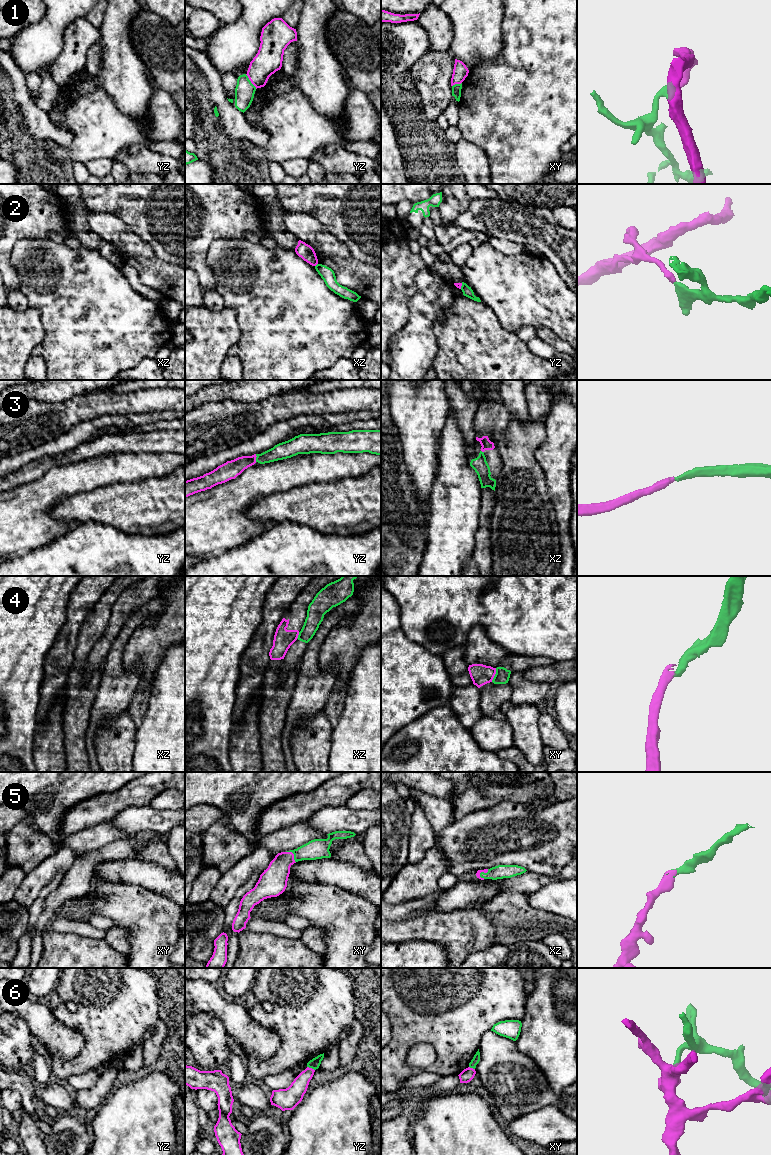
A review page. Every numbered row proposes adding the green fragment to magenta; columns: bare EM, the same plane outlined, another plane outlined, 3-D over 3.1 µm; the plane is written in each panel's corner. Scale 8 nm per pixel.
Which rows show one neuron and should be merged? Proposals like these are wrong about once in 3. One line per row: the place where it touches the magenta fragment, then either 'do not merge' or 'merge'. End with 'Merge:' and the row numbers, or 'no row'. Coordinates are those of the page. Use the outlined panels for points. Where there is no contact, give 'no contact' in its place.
1: yz (250, 80) | do not merge
2: xz (316, 264) | do not merge
3: yz (255, 458) | merge
4: xy (494, 675) | do not merge
5: xy (293, 855) | merge
6: yz (311, 1068) | do not merge
Merge: 3, 5

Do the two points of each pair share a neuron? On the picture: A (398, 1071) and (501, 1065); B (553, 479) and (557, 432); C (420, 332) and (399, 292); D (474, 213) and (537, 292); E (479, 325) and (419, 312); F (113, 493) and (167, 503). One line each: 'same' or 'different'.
A: different
B: same
C: different
D: different
E: different
F: same

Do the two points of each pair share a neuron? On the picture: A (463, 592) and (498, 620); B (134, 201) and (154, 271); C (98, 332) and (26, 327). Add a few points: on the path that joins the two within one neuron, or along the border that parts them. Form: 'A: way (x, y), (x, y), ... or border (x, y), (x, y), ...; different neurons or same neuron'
A: border (492, 586), (482, 598), (483, 616), (480, 623); different neurons
B: border (128, 226), (146, 241), (161, 259); different neurons
C: border (30, 308), (39, 312), (45, 332), (42, 344); different neurons

